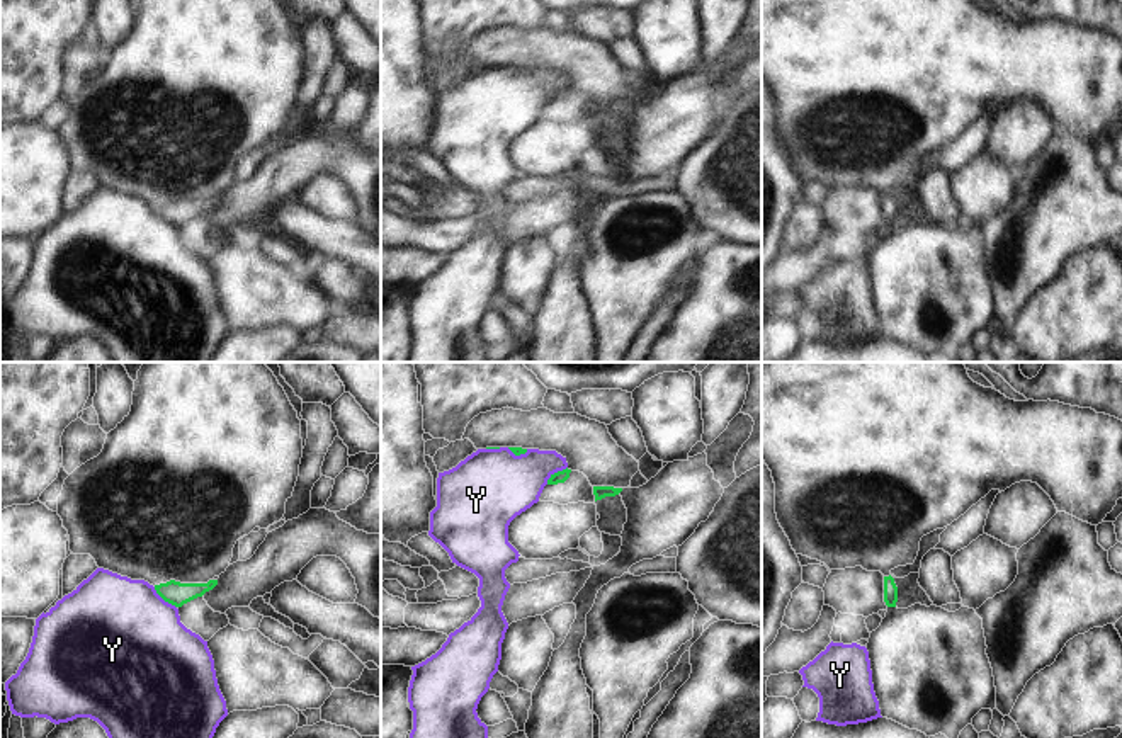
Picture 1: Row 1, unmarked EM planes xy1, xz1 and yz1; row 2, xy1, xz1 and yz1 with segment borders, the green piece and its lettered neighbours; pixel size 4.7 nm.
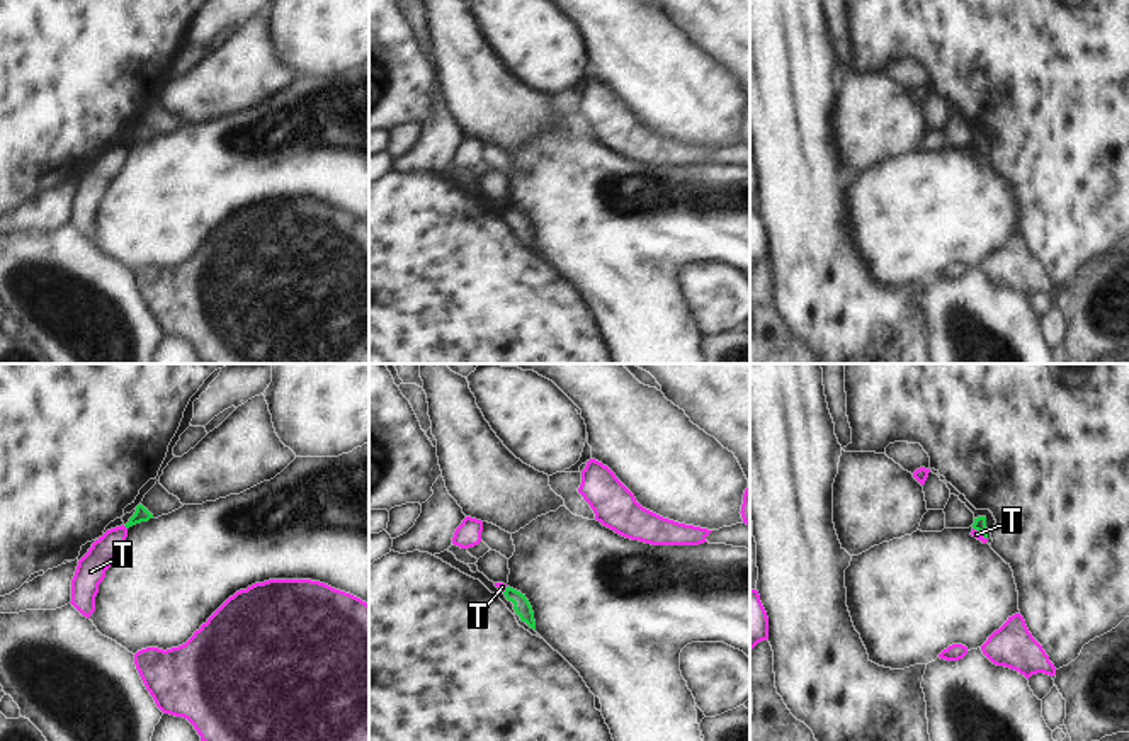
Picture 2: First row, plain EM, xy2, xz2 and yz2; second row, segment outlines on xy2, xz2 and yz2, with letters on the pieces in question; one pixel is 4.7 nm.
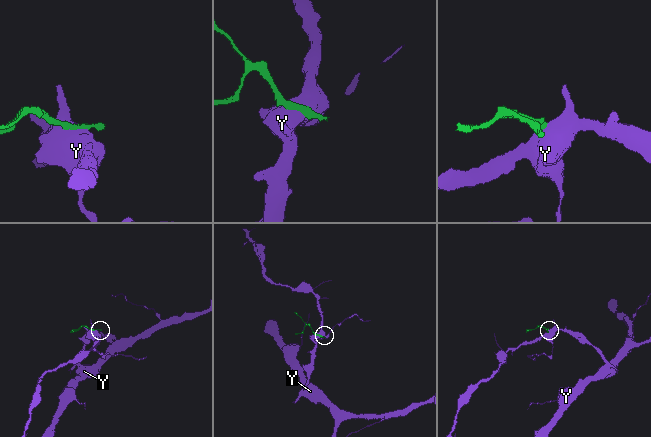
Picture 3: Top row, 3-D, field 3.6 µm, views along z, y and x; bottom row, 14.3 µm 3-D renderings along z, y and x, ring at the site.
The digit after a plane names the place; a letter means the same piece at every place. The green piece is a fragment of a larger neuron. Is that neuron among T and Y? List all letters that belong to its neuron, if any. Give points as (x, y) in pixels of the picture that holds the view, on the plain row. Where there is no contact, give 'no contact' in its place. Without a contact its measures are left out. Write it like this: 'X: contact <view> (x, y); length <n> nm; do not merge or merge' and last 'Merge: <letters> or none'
T: contact yz2 (980, 150); length 90 nm; do not merge
Y: contact xy1 (164, 218); length 150 nm; do not merge
Merge: none

